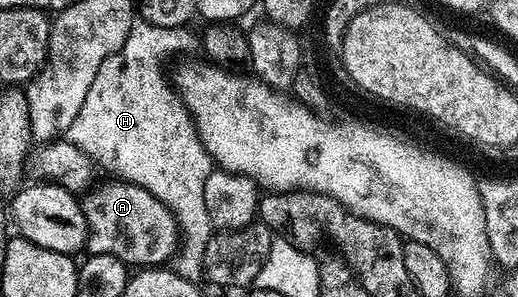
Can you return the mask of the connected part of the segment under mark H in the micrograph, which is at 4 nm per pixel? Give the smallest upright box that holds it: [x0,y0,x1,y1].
[66,21,214,277]

